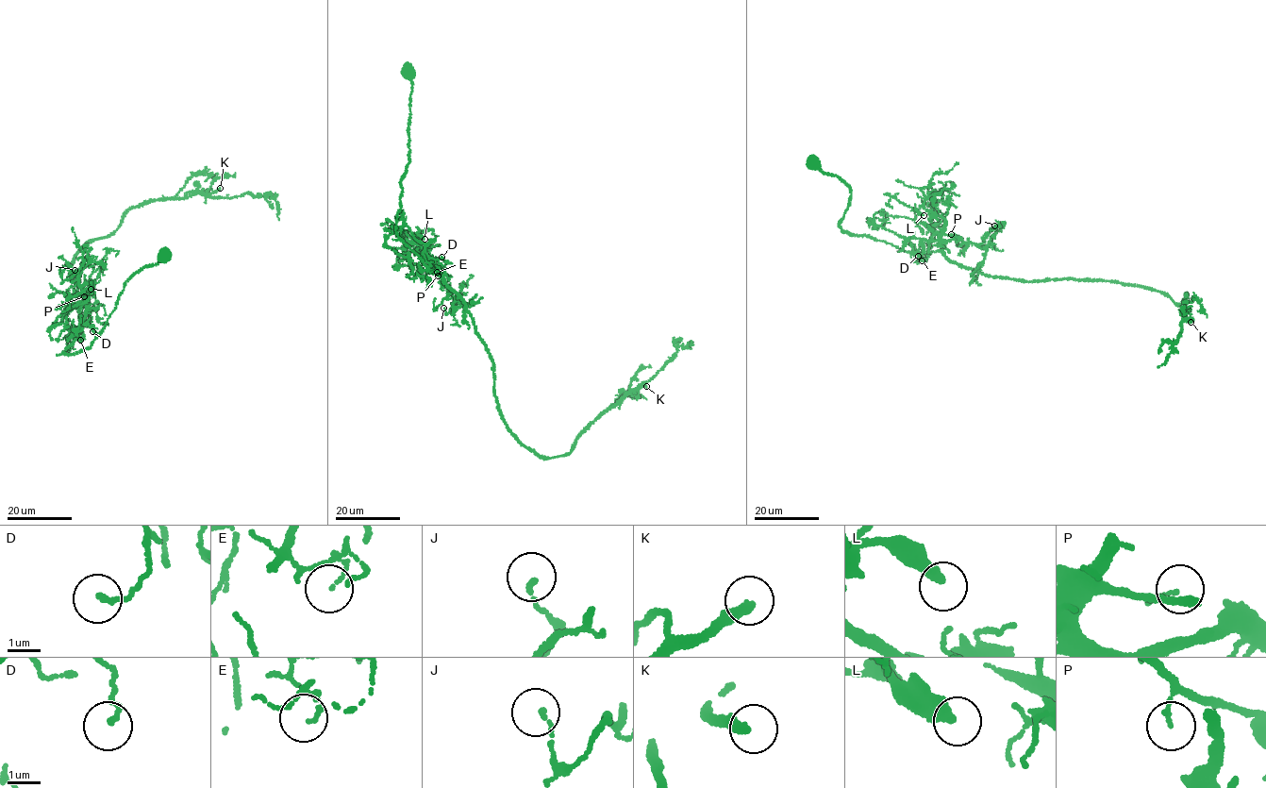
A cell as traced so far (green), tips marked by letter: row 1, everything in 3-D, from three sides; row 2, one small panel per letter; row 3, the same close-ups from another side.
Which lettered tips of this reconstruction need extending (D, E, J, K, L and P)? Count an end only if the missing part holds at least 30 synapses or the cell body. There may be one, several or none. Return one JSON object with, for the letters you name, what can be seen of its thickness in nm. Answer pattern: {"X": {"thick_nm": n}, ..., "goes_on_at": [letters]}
{"K": {"thick_nm": 360}, "goes_on_at": ["K"]}

